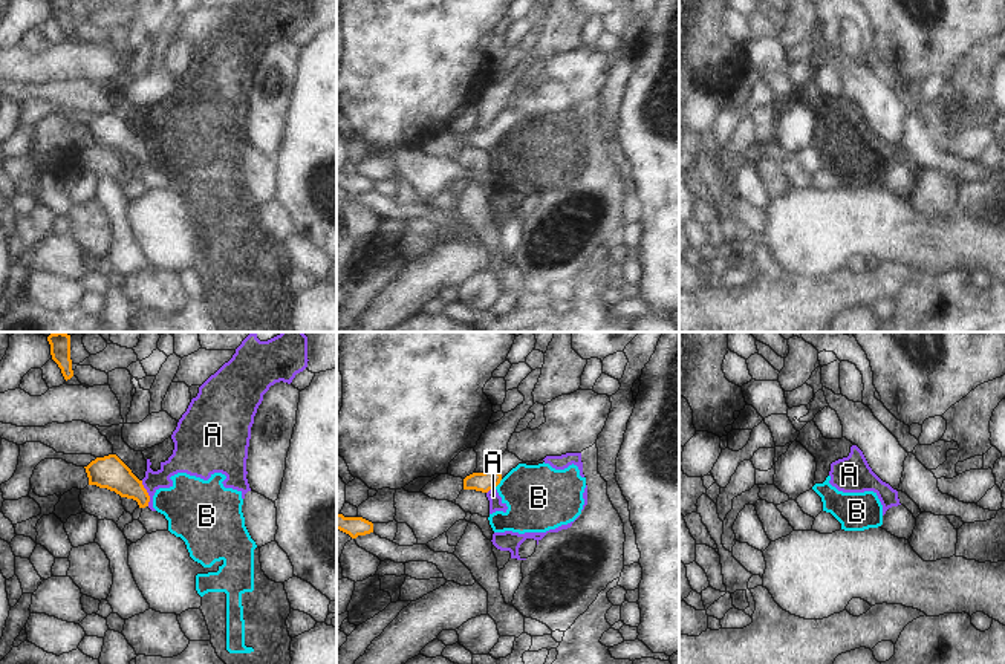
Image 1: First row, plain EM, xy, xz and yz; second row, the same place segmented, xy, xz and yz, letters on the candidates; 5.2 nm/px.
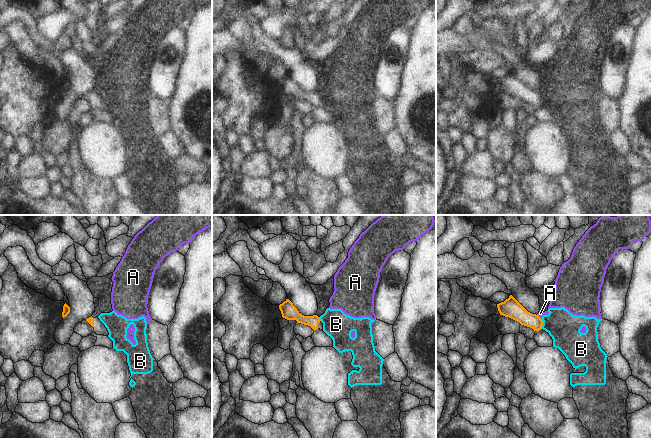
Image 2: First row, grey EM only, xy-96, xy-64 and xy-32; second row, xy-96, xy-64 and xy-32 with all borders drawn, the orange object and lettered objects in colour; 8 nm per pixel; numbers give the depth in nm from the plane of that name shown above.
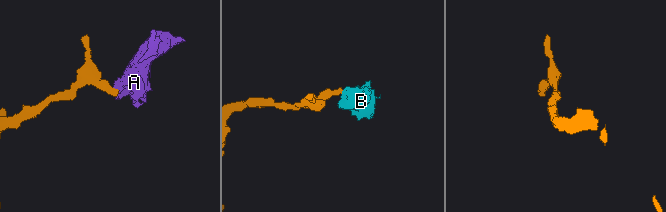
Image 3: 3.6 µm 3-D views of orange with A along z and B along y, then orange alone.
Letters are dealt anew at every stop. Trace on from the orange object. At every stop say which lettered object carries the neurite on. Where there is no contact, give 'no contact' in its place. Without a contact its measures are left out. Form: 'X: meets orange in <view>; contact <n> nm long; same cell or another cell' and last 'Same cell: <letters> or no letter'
A: meets orange in xy; contact 140 nm long; another cell
B: meets orange in xz; contact 60 nm long; another cell
Same cell: no letter

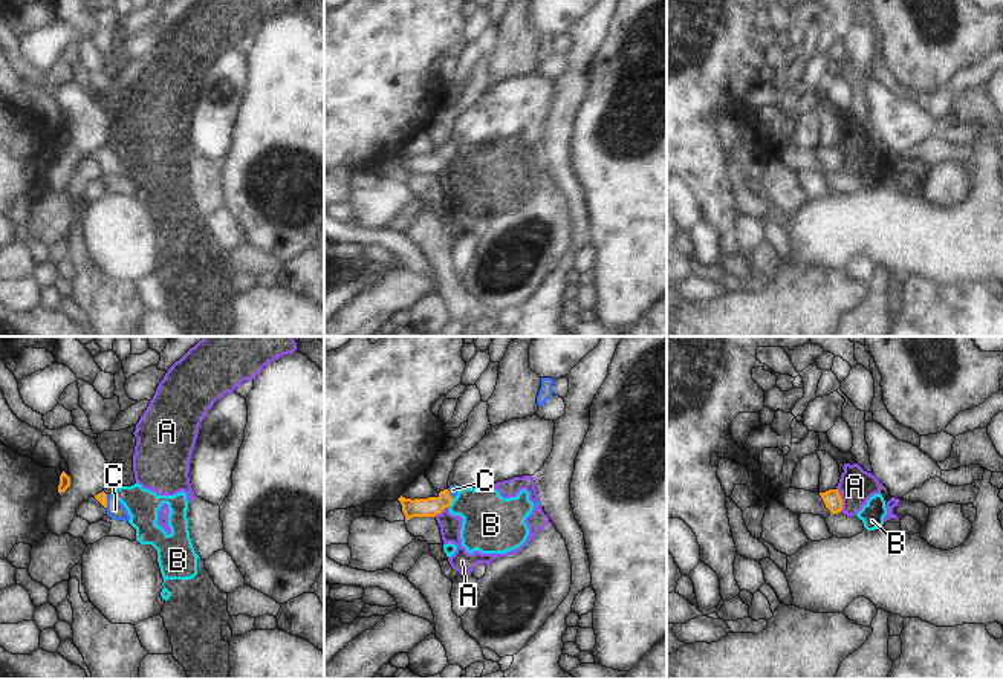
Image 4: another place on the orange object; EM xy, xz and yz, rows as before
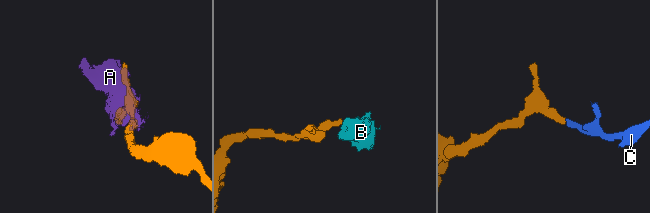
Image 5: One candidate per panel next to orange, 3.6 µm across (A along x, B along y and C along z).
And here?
A: meets orange in yz; contact 130 nm long; another cell
B: meets orange in xz; contact 50 nm long; another cell
C: meets orange in xy; contact 80 nm long; same cell
Same cell: C

